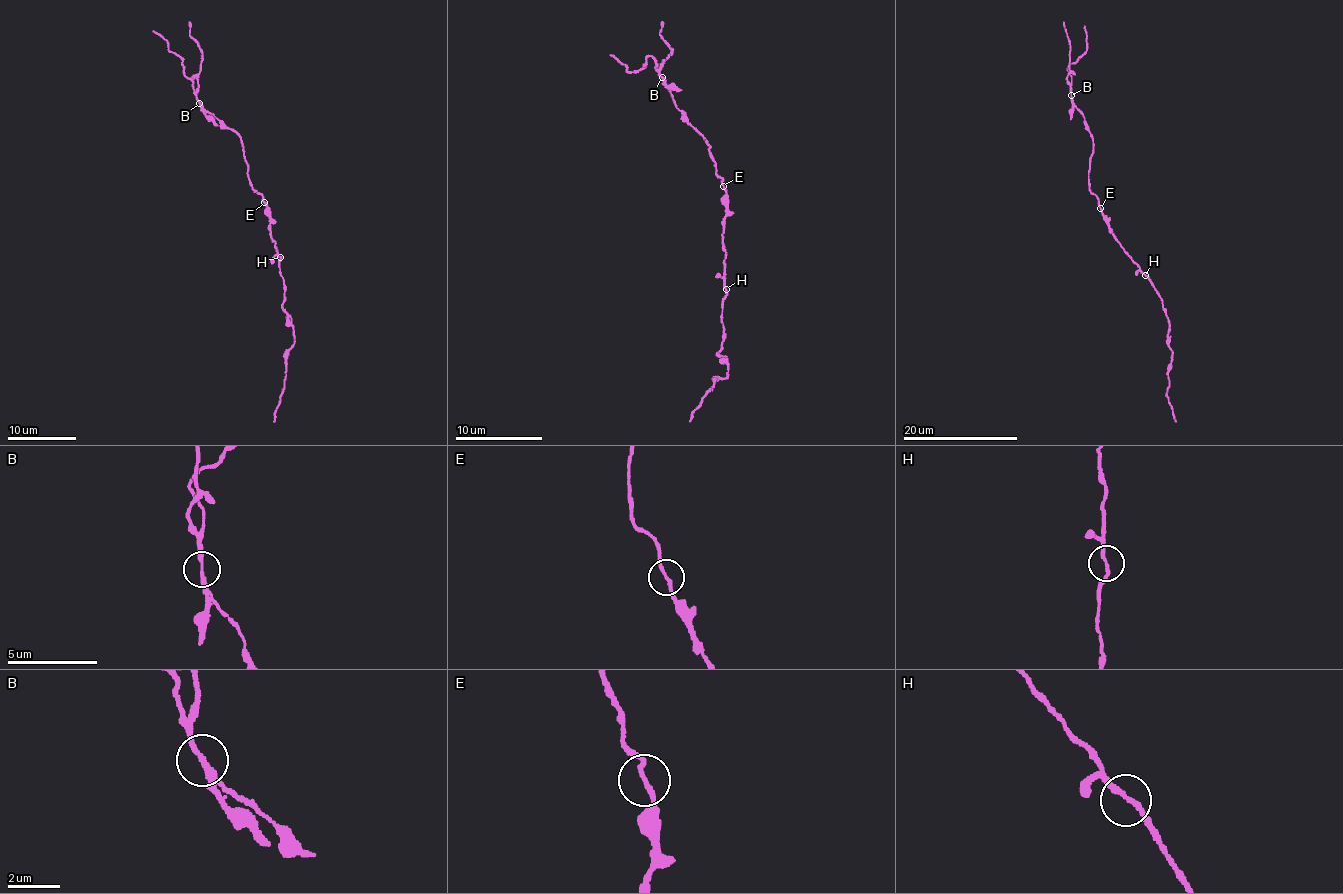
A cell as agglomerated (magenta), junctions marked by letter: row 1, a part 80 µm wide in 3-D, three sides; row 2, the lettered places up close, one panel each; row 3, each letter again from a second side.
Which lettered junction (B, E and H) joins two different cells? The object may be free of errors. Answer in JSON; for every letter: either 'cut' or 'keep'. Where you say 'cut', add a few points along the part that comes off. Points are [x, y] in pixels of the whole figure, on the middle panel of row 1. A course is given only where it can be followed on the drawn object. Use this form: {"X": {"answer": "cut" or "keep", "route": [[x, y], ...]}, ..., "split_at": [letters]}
{"B": {"answer": "cut", "route": [[662, 78], [651, 55], [647, 63], [631, 72], [610, 54]]}, "E": {"answer": "keep"}, "H": {"answer": "keep"}, "split_at": ["B"]}

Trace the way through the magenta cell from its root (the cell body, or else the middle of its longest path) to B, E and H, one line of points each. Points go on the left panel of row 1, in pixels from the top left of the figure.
B: (270, 219), (269, 208), (262, 195), (252, 189), (240, 137), (204, 110), (200, 103)
E: (270, 219), (269, 208), (264, 202)
H: (270, 219), (272, 241), (280, 257)

